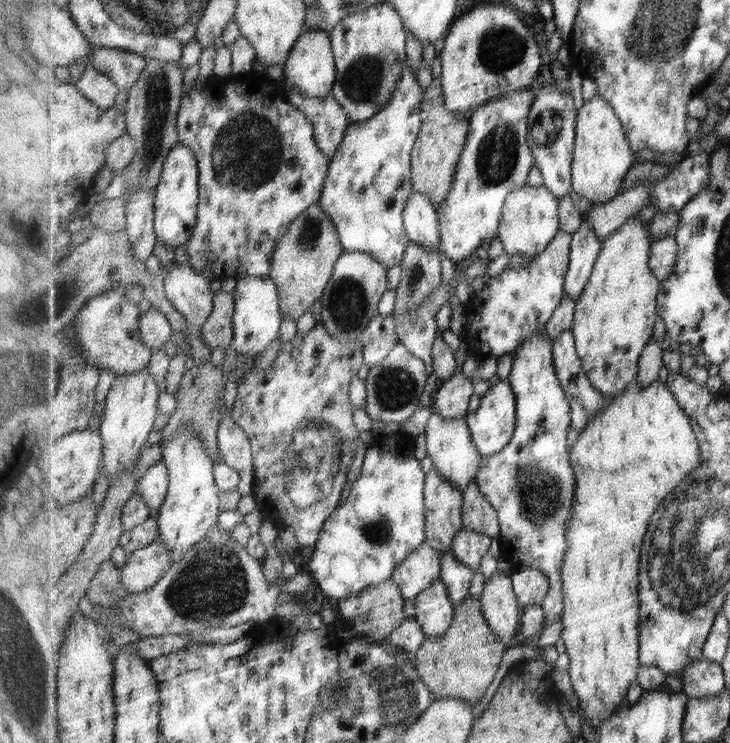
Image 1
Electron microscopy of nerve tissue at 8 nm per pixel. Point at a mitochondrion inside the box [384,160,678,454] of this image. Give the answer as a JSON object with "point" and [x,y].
{"point":[414,281]}

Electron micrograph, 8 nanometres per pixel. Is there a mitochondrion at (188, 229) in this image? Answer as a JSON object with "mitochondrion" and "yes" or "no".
{"mitochondrion":"no"}

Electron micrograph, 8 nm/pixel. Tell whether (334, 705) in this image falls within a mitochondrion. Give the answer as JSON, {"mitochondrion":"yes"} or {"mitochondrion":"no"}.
{"mitochondrion":"yes"}

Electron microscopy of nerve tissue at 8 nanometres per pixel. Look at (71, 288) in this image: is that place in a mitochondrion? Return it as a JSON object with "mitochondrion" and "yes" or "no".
{"mitochondrion":"yes"}

